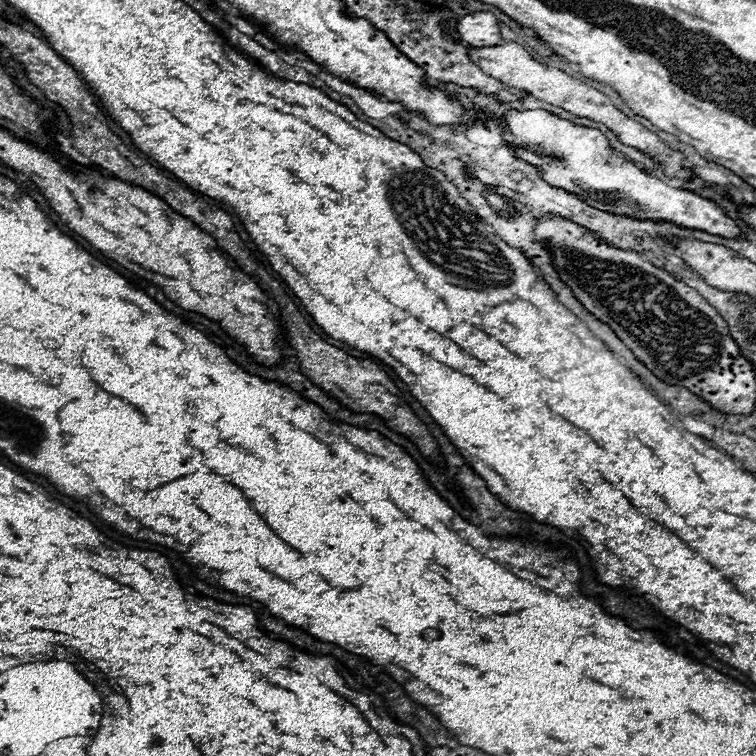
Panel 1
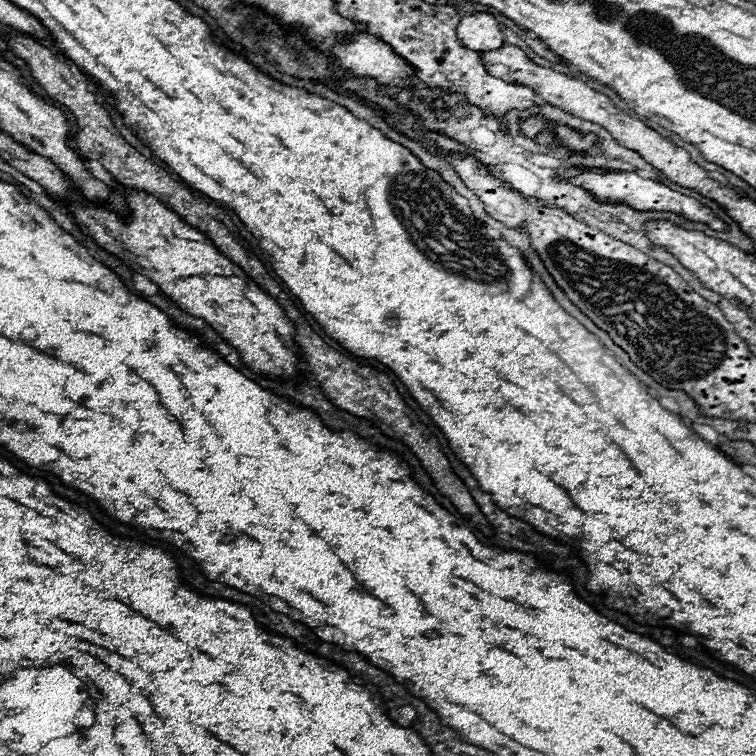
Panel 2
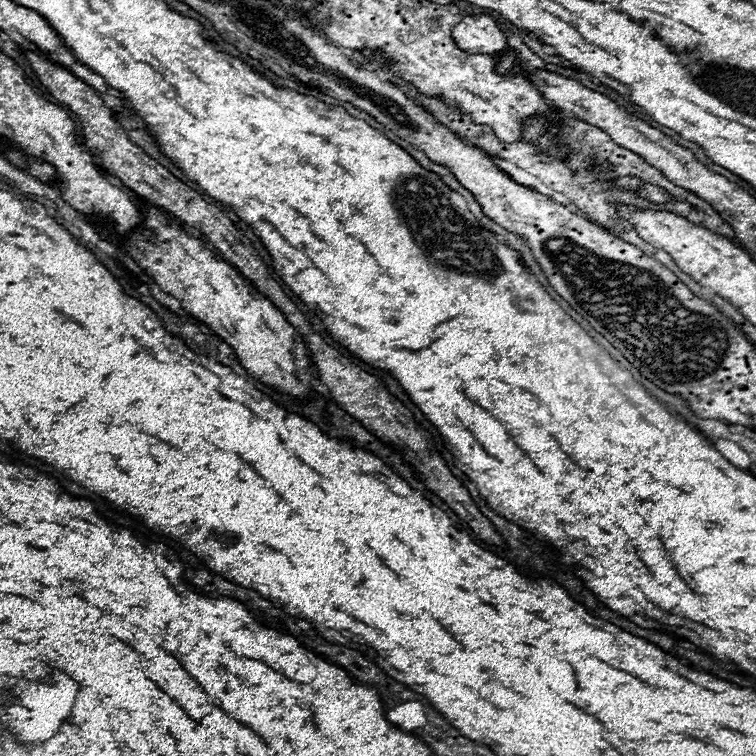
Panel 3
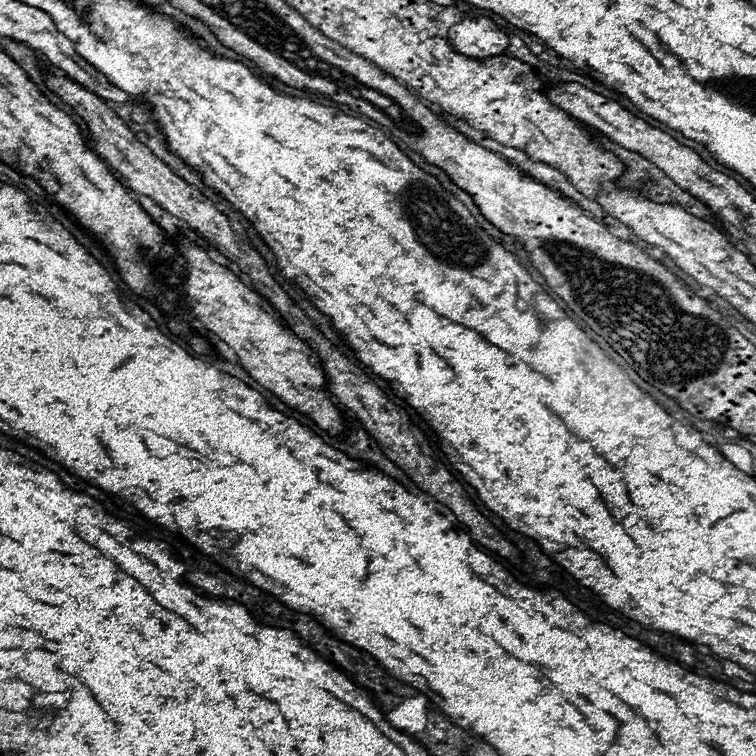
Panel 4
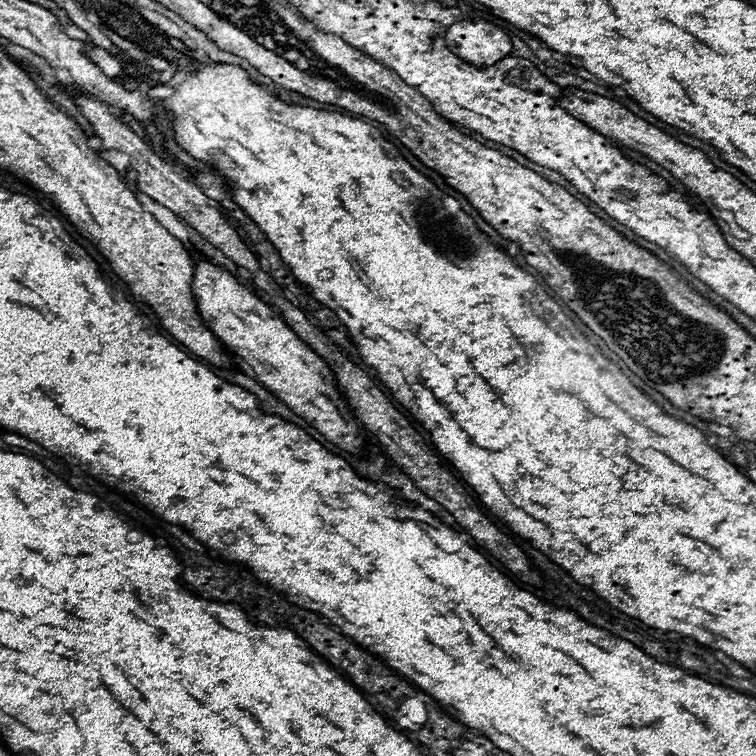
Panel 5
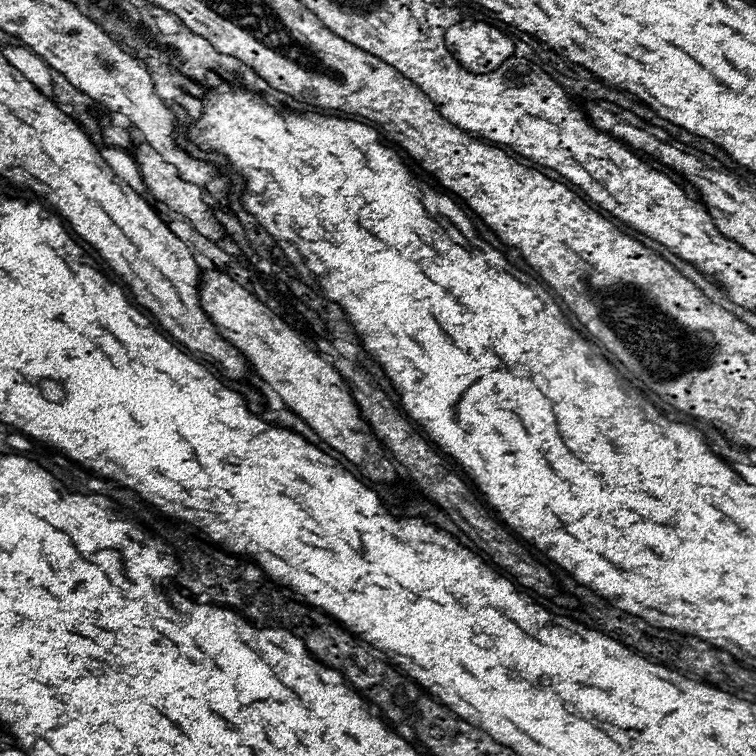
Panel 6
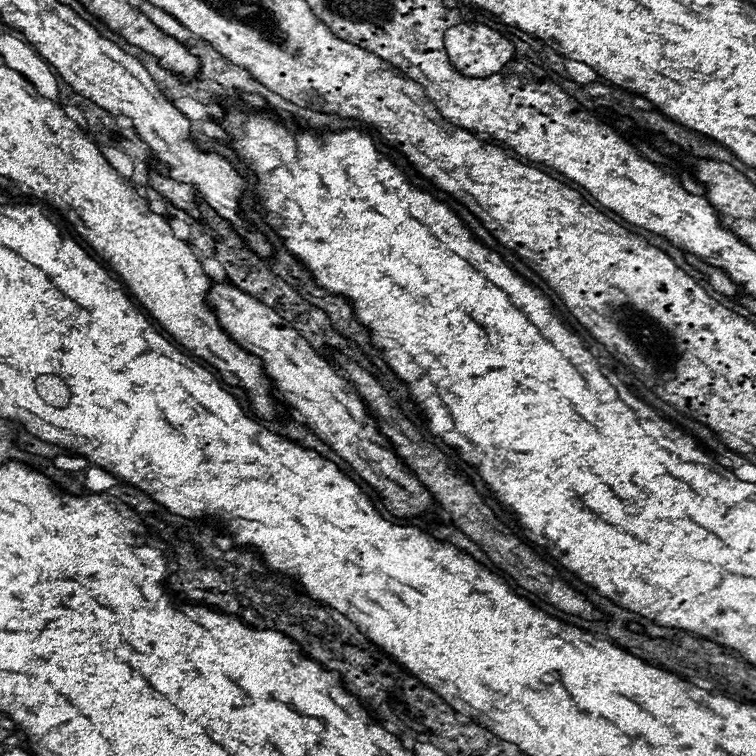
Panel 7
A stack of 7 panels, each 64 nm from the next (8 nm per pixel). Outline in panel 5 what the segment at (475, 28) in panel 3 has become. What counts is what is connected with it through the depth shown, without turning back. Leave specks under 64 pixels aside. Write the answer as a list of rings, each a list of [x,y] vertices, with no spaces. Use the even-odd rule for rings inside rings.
[[[462,20],[448,28],[446,46],[464,62],[488,68],[512,52],[510,38],[486,20]]]

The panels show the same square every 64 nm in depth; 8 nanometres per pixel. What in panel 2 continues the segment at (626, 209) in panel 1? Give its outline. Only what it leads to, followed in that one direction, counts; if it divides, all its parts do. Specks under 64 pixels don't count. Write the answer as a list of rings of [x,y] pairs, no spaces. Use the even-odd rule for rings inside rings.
[[[528,118],[528,120],[522,120],[522,132],[526,134],[526,138],[532,138],[536,136],[540,130],[544,130],[544,120],[542,118]],[[556,126],[556,134],[558,134],[558,138],[560,138],[568,148],[572,148],[572,150],[586,150],[586,148],[590,148],[590,146],[594,144],[594,140],[596,140],[594,134],[580,136],[578,132],[570,130],[568,126]],[[584,172],[582,176],[574,178],[572,180],[574,184],[578,186],[584,186],[588,188],[596,198],[600,200],[620,200],[620,202],[628,202],[630,206],[634,206],[636,210],[672,210],[672,212],[678,212],[678,214],[684,214],[688,220],[694,220],[694,222],[704,222],[704,224],[710,224],[714,230],[724,230],[726,224],[722,220],[718,220],[710,208],[702,206],[700,202],[696,202],[694,198],[688,198],[680,192],[674,192],[670,190],[668,186],[656,182],[656,180],[650,180],[650,178],[642,178],[638,176],[636,172],[610,172],[610,174],[598,174],[598,172]]]

